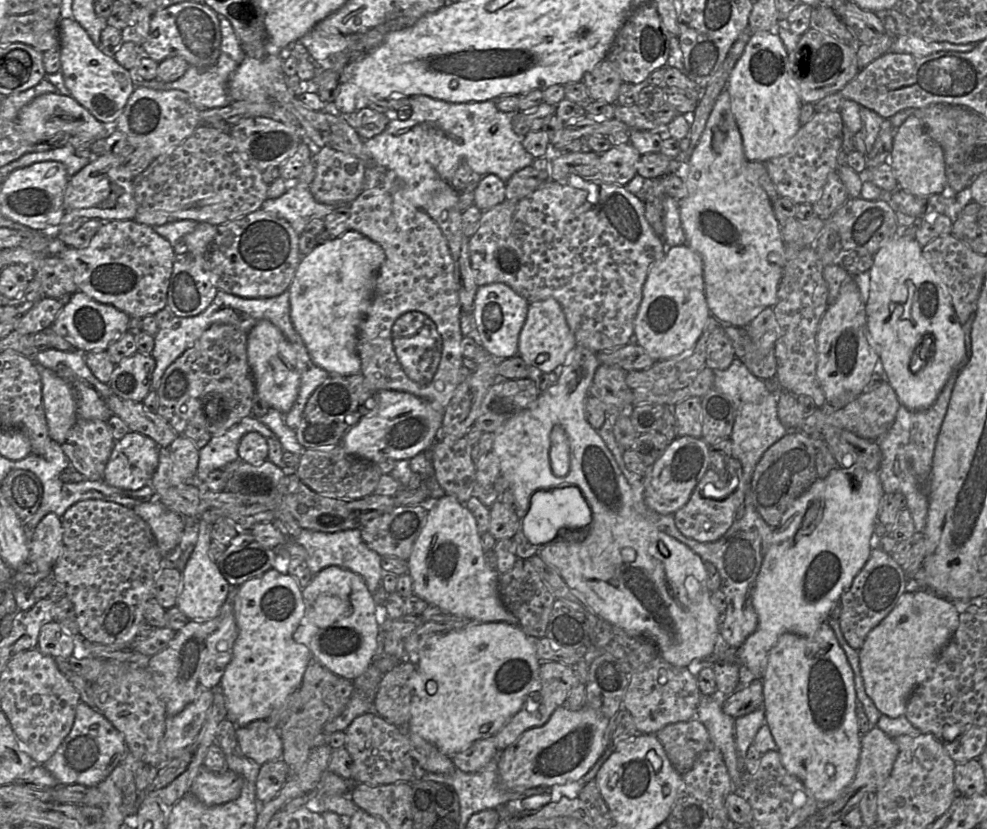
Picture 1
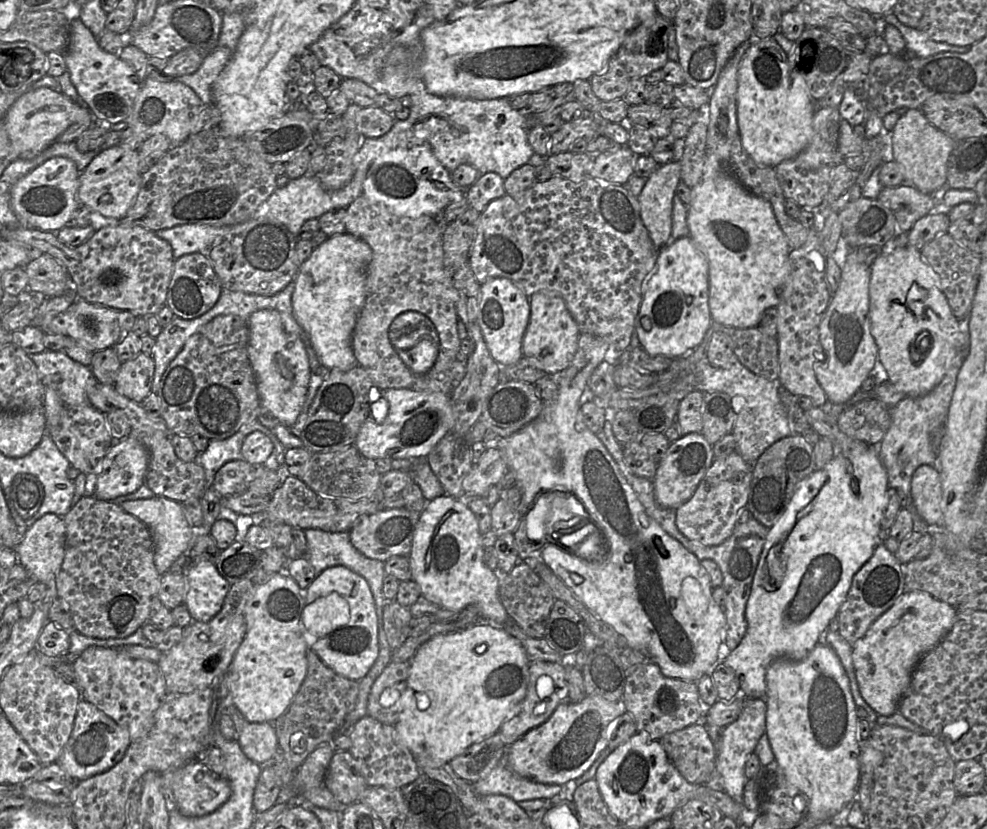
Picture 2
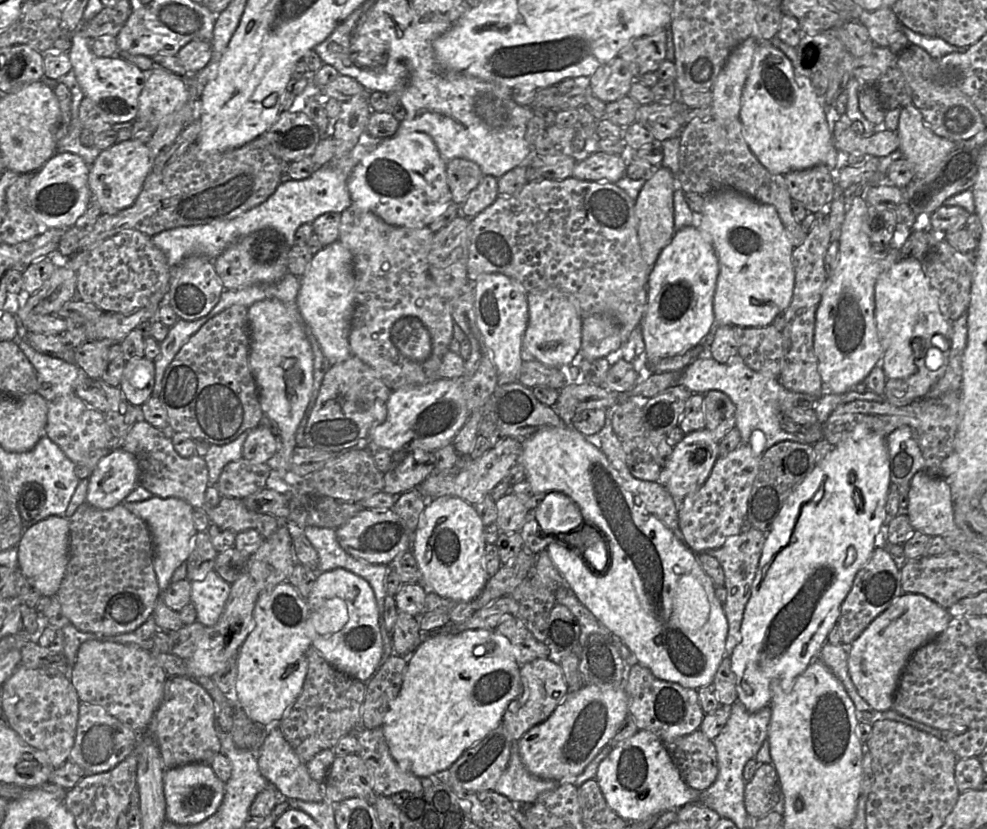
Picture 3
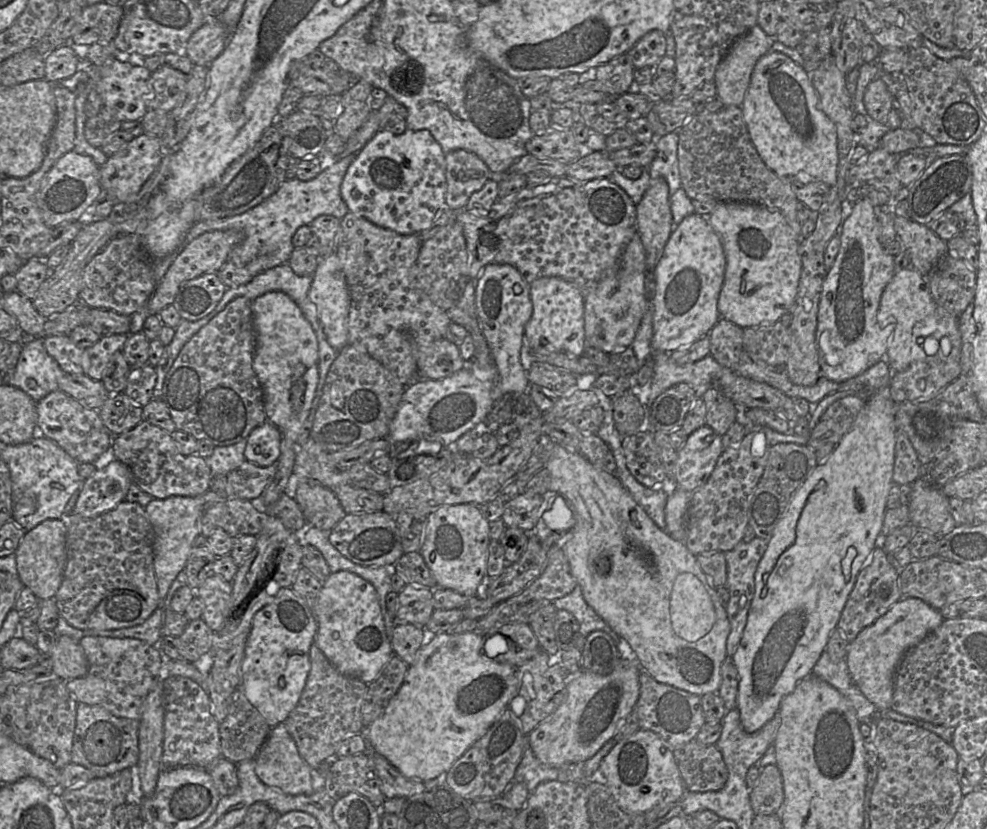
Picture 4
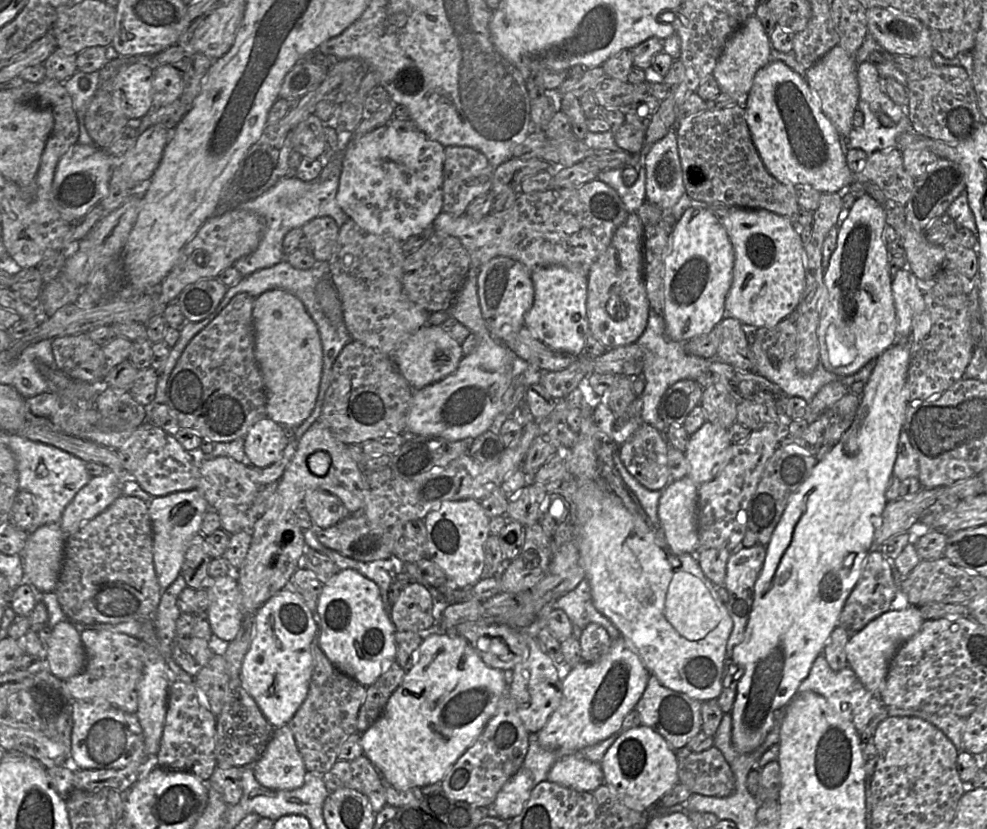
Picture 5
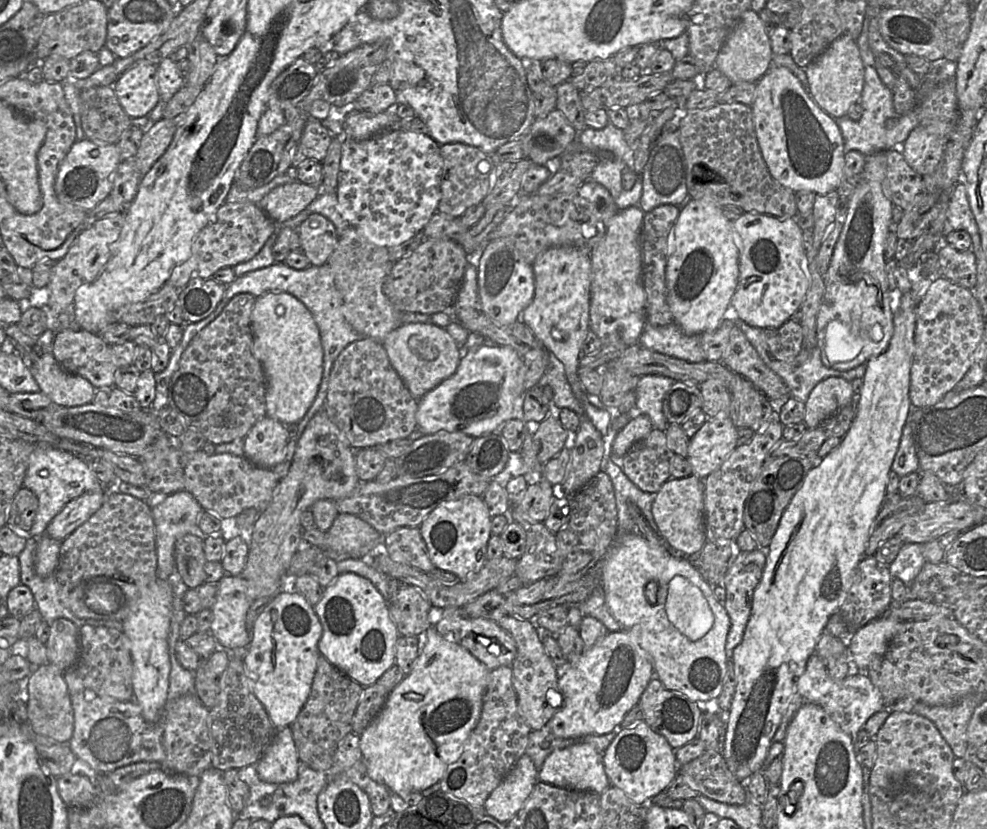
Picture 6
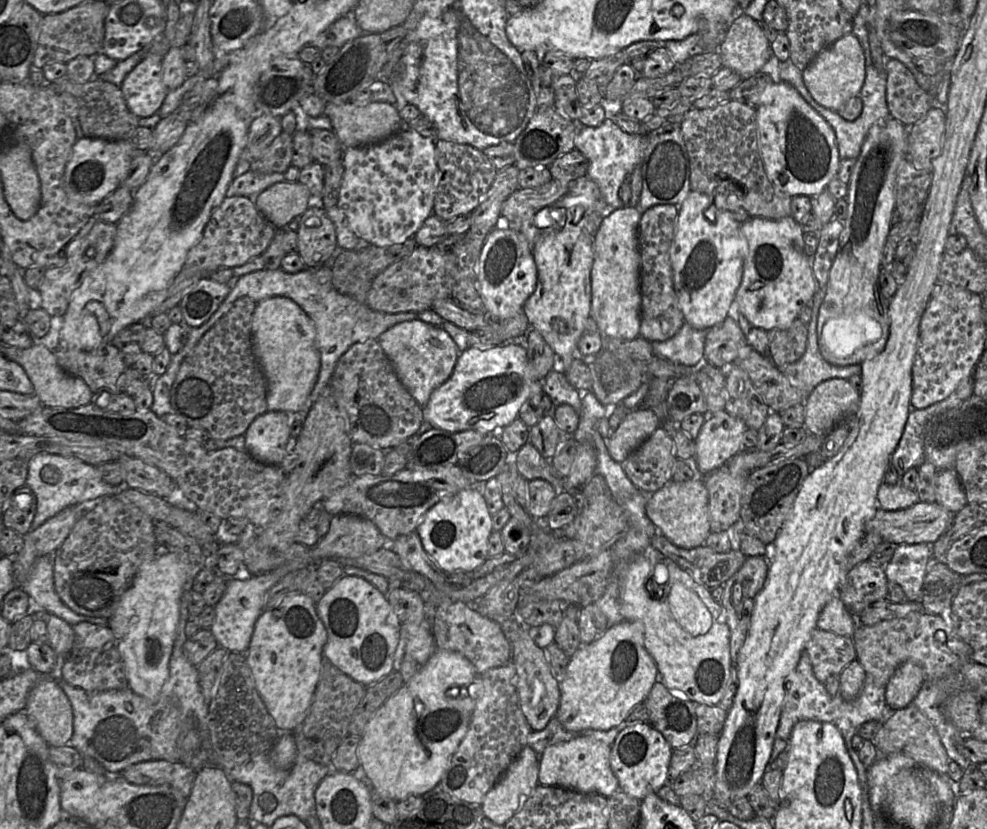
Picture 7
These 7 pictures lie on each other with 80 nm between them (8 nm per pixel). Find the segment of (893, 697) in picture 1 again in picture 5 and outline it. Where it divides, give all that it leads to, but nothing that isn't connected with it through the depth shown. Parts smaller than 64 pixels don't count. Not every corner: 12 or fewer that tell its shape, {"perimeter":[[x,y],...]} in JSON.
{"perimeter":[[917,606],[850,635],[848,665],[880,697],[892,658],[921,629]]}

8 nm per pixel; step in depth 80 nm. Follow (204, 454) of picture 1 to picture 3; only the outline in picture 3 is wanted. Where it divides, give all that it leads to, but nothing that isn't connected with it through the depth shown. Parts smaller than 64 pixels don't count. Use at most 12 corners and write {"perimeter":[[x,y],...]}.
{"perimeter":[[249,432],[225,445],[210,445],[203,457],[210,485],[215,486],[223,468],[242,458]]}

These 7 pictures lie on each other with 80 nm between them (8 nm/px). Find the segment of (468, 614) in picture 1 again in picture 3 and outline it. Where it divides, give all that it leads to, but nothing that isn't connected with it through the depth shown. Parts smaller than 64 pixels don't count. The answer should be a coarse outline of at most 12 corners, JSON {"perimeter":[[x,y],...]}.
{"perimeter":[[434,498],[411,550],[428,592],[473,601],[489,574],[473,505]]}

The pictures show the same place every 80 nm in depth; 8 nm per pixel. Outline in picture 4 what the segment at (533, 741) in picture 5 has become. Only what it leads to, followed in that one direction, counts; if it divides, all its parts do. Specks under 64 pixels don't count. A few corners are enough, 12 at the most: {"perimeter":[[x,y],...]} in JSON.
{"perimeter":[[527,736],[513,782],[529,793],[558,778],[559,768],[542,763]]}

